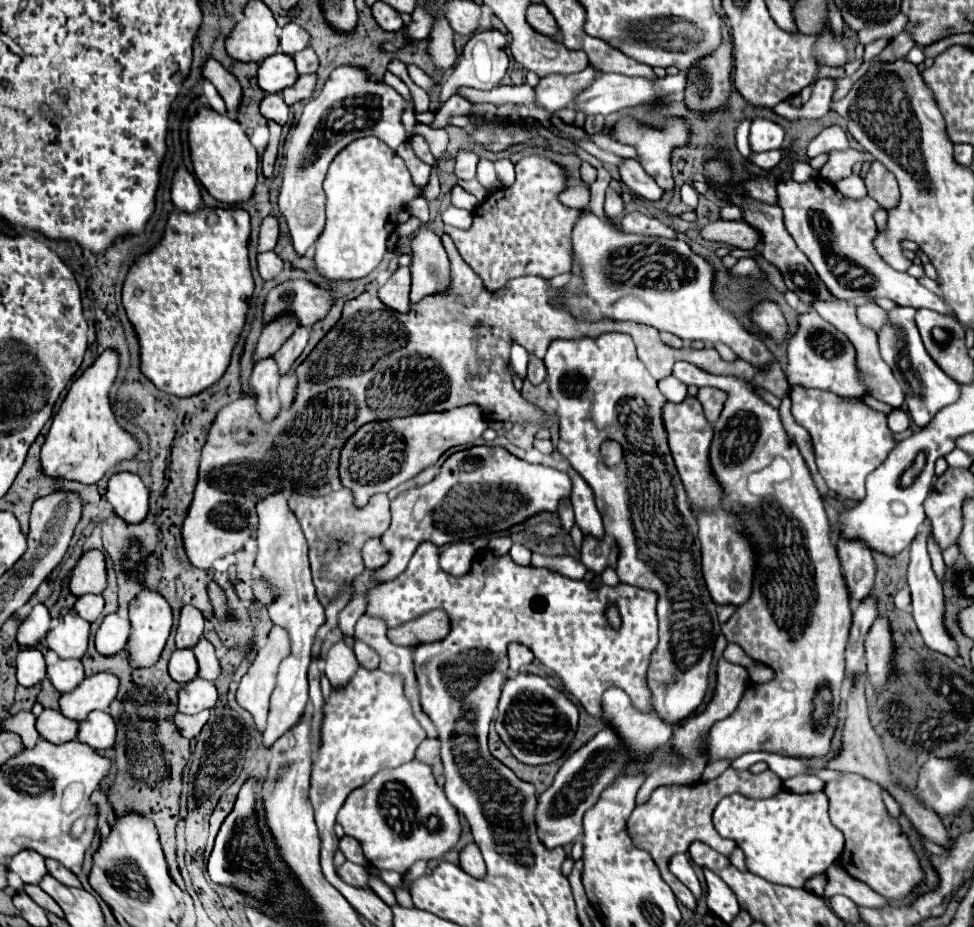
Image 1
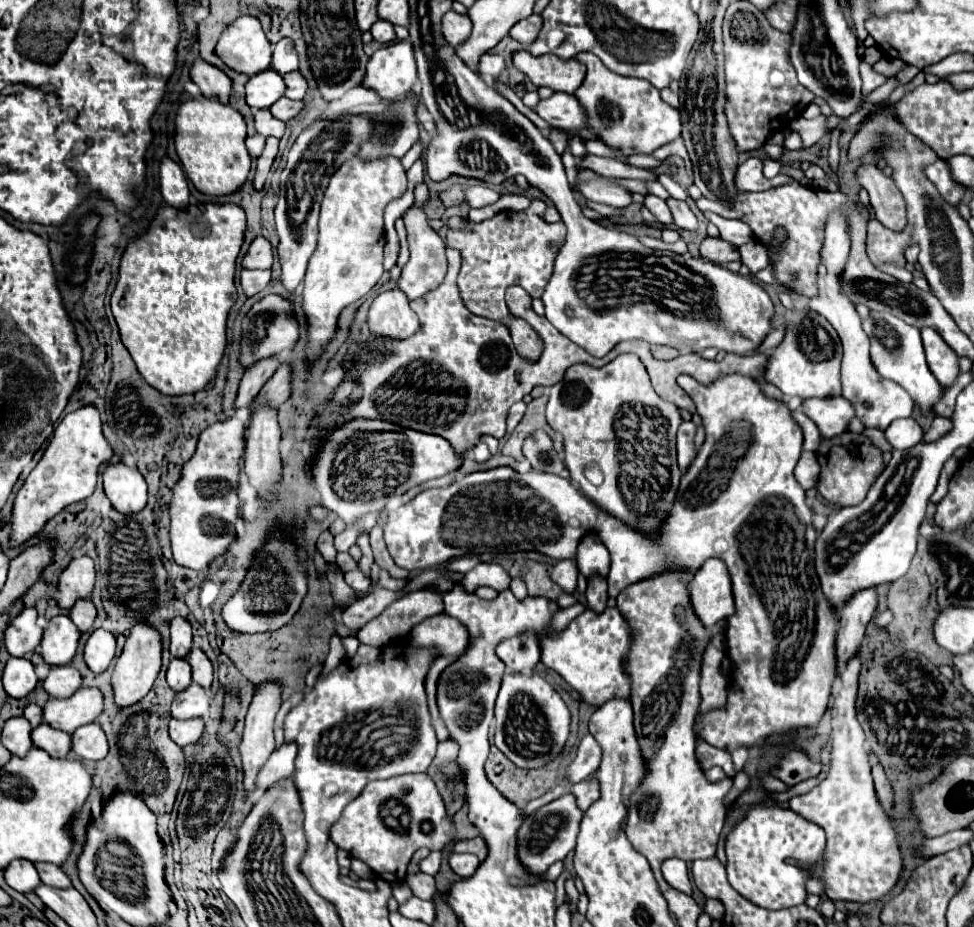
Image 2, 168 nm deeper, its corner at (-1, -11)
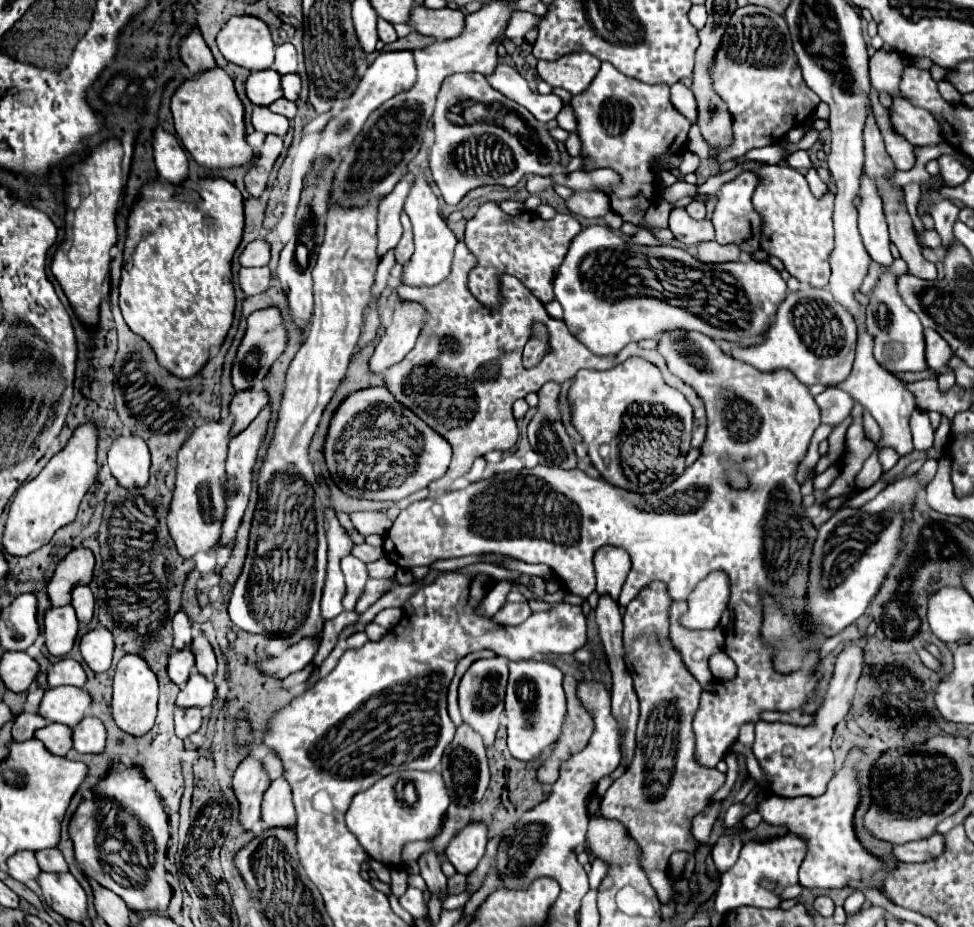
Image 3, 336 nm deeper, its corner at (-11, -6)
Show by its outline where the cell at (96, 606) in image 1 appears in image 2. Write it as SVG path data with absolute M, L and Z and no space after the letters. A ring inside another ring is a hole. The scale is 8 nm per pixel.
M79 599L69 611L69 617L77 625L79 631L89 631L95 621L95 615L97 615L97 611L95 611L95 605L91 599Z

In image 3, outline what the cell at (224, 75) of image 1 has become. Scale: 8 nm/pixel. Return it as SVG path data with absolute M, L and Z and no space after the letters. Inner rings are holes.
M193 30L183 42L181 42L181 60L185 62L185 66L189 68L189 72L193 76L215 68L215 58L209 50L209 46L205 44L203 36L199 30Z

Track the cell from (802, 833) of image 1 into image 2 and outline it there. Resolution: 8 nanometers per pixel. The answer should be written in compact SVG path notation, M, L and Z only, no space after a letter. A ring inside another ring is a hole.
M743 805L741 809L733 811L725 825L733 825L733 831L727 835L727 881L729 885L747 901L755 903L763 909L785 909L793 905L801 905L807 897L805 893L805 881L809 879L807 871L793 867L791 859L817 863L821 861L821 853L825 849L825 833L821 827L813 825L811 821L805 821L803 817L797 817L791 809L781 807L765 807L765 805Z

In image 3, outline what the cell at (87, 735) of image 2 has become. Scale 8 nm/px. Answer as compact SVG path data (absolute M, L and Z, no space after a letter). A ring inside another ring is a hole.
M87 716L73 730L73 748L81 754L101 754L107 744L107 730L99 718Z

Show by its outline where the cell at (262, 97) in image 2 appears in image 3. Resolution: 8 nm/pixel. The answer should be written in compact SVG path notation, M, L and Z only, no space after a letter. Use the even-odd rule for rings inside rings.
M271 68L251 72L251 76L245 82L245 90L247 90L247 98L255 106L269 106L283 96L281 74L271 70Z

